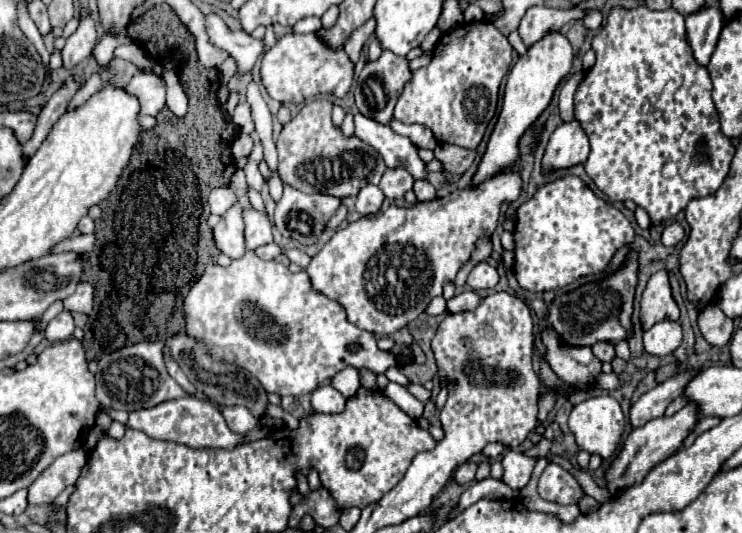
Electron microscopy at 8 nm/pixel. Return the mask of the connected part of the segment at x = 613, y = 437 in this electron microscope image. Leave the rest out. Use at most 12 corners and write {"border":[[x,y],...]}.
{"border":[[610,396],[586,398],[568,426],[580,450],[614,456],[624,414]]}

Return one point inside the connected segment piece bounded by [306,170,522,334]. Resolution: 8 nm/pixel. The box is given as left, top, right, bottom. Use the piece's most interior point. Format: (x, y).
(384, 270)

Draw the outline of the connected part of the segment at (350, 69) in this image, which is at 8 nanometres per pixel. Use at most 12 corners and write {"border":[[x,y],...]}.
{"border":[[286,34],[264,54],[270,98],[344,98],[354,62],[316,34]]}

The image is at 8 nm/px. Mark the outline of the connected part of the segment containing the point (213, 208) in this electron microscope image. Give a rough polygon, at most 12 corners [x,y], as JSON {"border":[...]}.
{"border":[[226,186],[210,192],[210,212],[222,216],[236,202]]}

